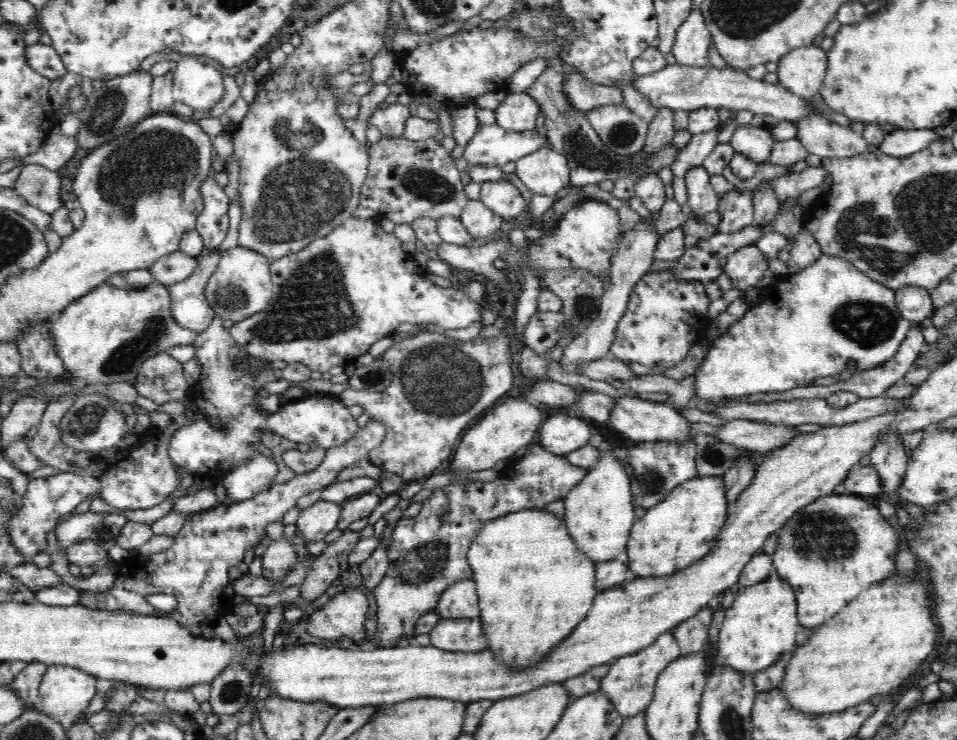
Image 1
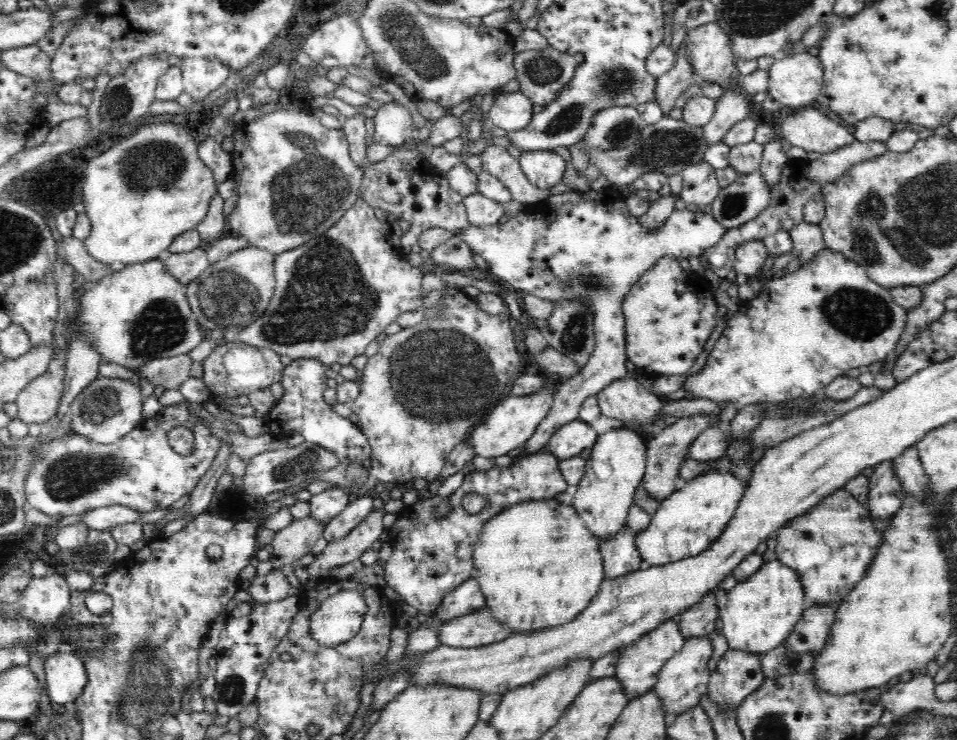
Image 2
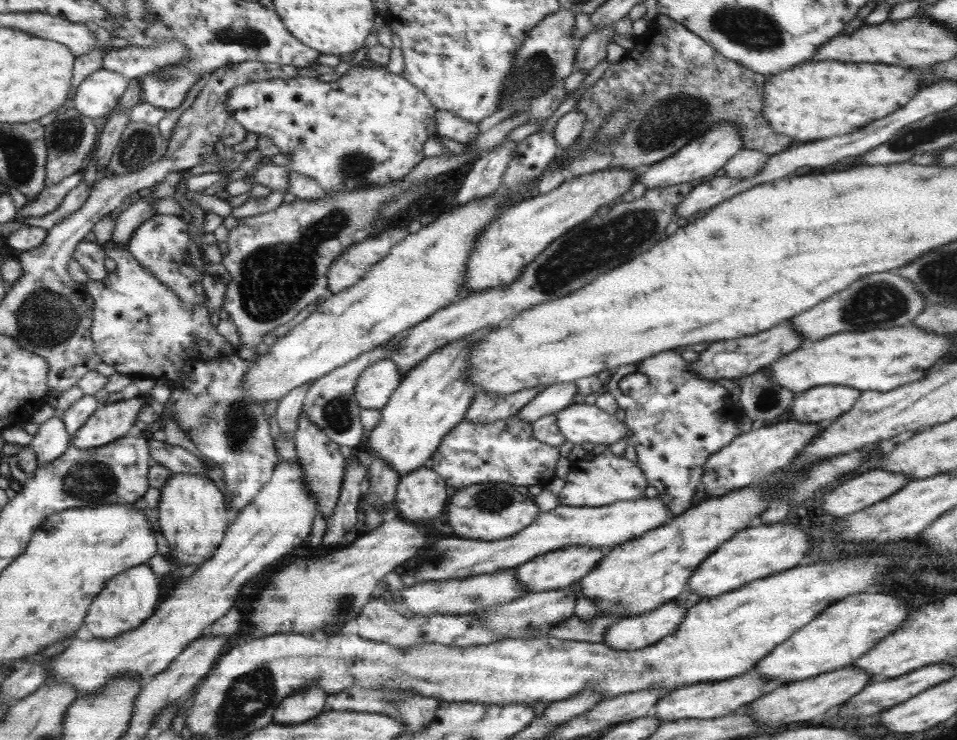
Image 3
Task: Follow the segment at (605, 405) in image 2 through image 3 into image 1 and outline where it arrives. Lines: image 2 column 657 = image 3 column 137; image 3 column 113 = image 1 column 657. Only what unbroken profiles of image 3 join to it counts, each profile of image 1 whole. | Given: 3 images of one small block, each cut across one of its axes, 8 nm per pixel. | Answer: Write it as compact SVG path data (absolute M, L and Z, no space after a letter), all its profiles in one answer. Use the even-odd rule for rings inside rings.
M624 394L624 396L616 396L613 398L614 406L610 408L609 424L622 434L622 437L629 444L642 442L645 440L659 441L681 441L690 434L689 421L680 413L672 409L667 402L652 402L652 400L644 400L640 396L632 396L632 394Z

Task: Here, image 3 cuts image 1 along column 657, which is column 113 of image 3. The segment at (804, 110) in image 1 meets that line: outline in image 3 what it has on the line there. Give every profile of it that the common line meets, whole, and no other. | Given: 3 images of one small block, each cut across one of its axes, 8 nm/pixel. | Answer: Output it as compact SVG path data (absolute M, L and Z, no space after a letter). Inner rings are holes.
M97 69L76 86L72 108L92 119L106 115L117 104L127 81L119 72Z

